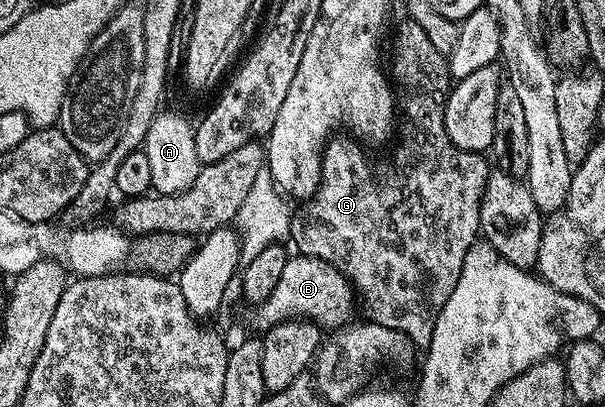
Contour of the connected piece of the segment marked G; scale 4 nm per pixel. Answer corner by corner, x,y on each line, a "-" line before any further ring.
402,20
402,22
397,26
397,39
395,39
393,42
393,74
391,70
391,82
395,87
395,106
399,111
399,134
401,130
401,139
398,140
397,147
395,147
393,150
393,155
390,156
389,162
372,162
372,160
369,159
363,151
361,151
362,143
360,141
354,140
349,136
330,137
329,141
324,143
323,153
321,156
321,183
316,186
312,196
304,199
304,201
298,205
301,207
299,207
297,211
295,209
292,211
291,217
287,223
288,237
291,239
291,241
293,240
295,245
297,245
297,248
295,248
297,254
305,254
308,258
318,258
324,262
330,262
340,274
344,274
345,277
348,278
350,286
352,286
354,291
356,291
356,293
359,295
360,305
362,302
362,304
365,305
366,312
369,313
366,314
368,321
374,322
375,324
383,324
383,328
395,328
399,332
403,332
406,336
409,337
410,340
413,341
414,347
417,348
427,348
431,344
431,336
433,335
433,329
437,323
439,312
443,308
443,304
447,304
447,300
451,296
451,292
455,292
455,284
459,280
459,272
463,268
463,260
467,256
467,252
470,250
470,248
473,247
474,242
478,241
479,231
481,229
479,208
481,207
481,198
483,195
485,195
485,185
487,184
487,180
489,179
489,175
491,173
491,166
489,167
488,164
485,163
486,155
484,153
475,150
460,150
460,148
455,144
451,144
451,140
447,136
447,132
445,131
445,99
447,97
447,85
445,86
445,78
448,79
449,77
450,72
447,65
446,55
441,54
439,52
439,48
435,48
435,44
431,44
431,40
427,40
427,32
423,32
423,28
419,28
419,24
415,24
414,22
410,22
408,20

